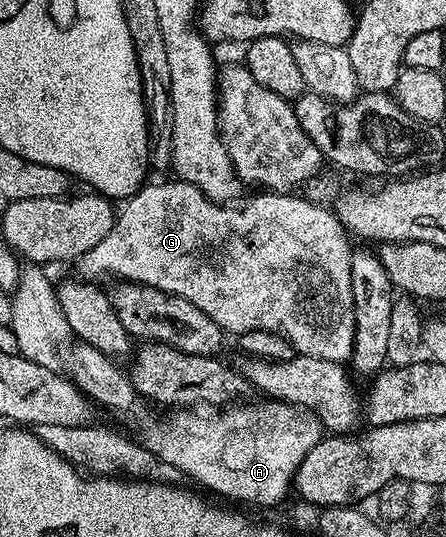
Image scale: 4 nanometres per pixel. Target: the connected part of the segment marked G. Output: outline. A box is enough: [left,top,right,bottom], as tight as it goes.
[74,180,354,364]

